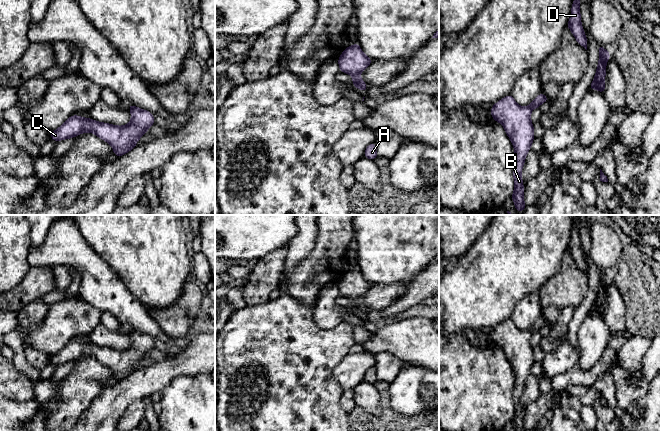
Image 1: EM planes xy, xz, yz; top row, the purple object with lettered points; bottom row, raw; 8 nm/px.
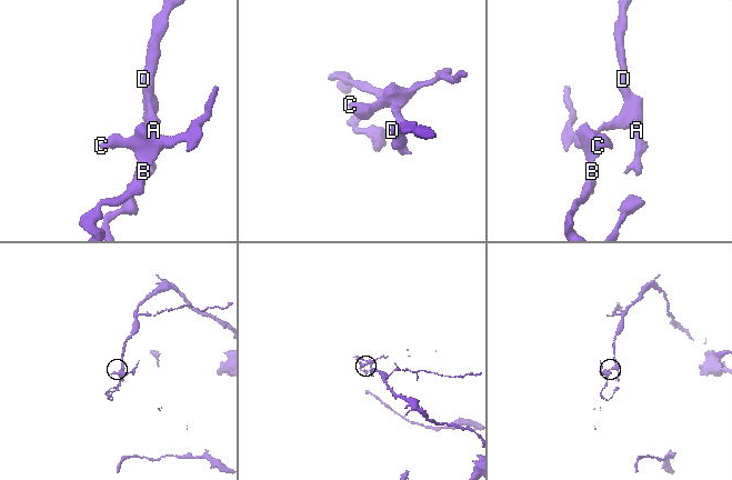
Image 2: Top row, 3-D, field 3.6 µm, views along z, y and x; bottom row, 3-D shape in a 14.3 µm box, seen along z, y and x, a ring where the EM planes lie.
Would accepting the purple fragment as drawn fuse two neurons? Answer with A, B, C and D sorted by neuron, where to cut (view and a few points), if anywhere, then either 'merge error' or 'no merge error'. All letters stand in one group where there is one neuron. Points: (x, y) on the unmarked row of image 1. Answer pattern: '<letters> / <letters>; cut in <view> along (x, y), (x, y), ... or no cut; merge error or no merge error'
A D / B C; cut in xz along (353, 306), (366, 312); merge error

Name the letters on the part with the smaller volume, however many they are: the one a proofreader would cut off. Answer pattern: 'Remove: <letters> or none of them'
Remove: B, C

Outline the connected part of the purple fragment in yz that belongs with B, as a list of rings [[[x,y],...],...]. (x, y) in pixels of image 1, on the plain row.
[[[511,318],[499,324],[490,334],[493,343],[503,349],[514,371],[515,383],[512,397],[515,412],[511,422],[514,424],[515,431],[526,431],[521,396],[527,376],[531,373],[535,362],[531,335],[529,330],[518,329]]]

